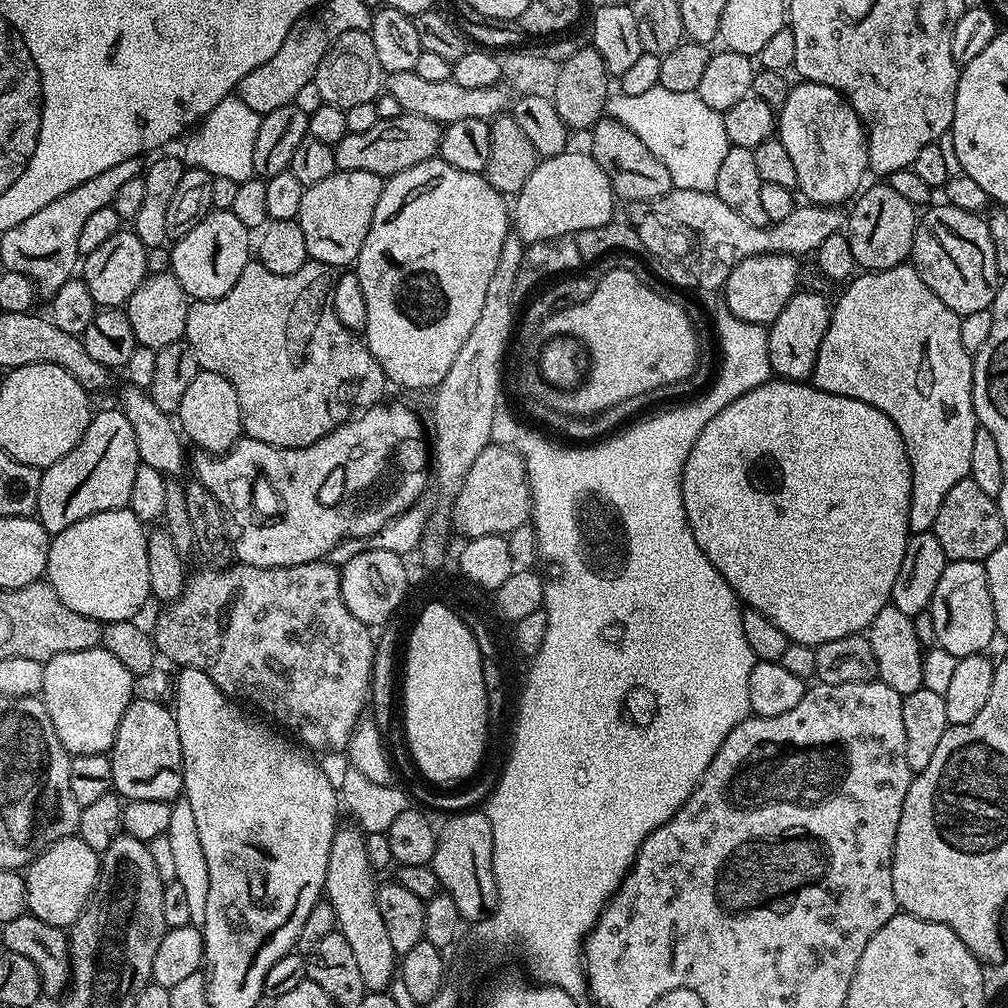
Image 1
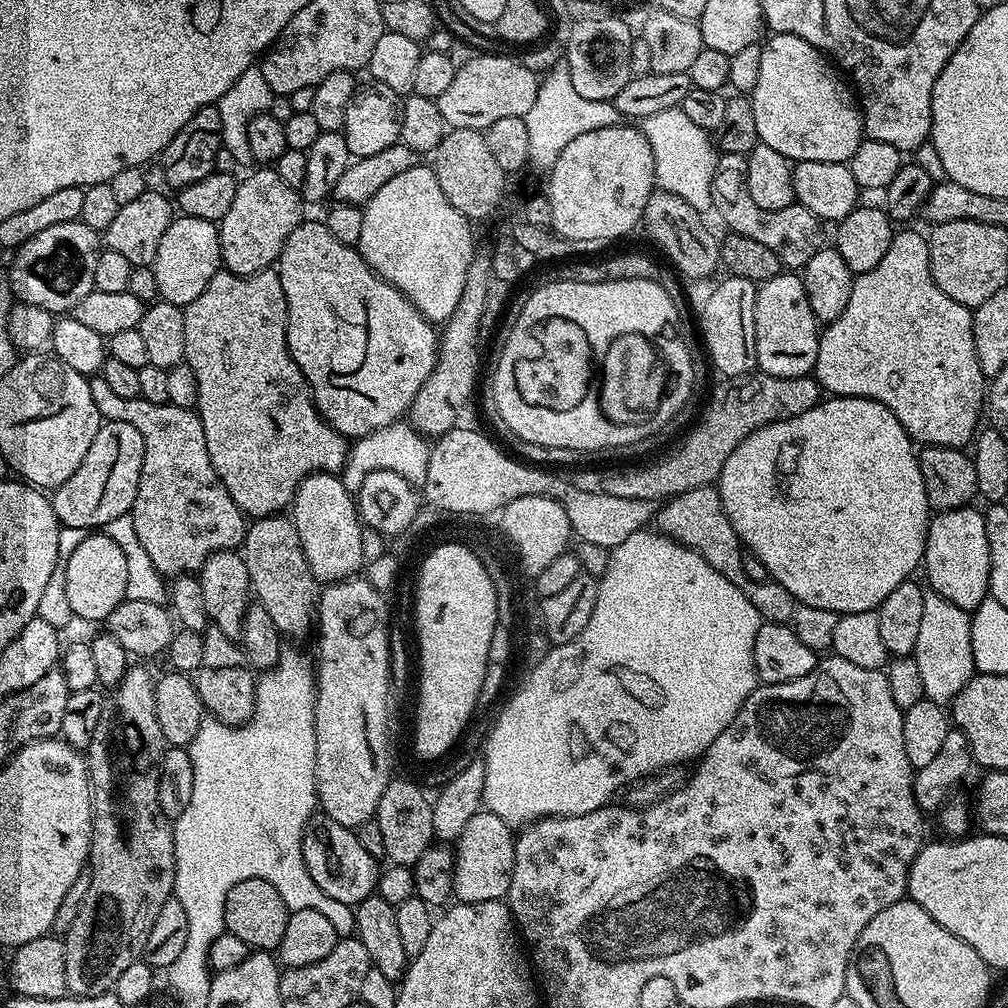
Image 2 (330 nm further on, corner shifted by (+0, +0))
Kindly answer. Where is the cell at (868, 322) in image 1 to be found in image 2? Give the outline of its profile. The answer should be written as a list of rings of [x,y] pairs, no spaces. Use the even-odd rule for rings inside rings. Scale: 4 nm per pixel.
[[[897,231],[890,242],[890,250],[886,250],[886,255],[882,257],[882,262],[878,262],[878,266],[874,270],[859,273],[853,279],[850,302],[846,302],[846,310],[842,310],[842,314],[838,314],[838,318],[834,318],[831,324],[821,331],[814,379],[825,393],[832,396],[867,396],[869,400],[876,400],[882,406],[886,406],[898,418],[900,425],[905,428],[917,445],[933,444],[934,446],[963,449],[973,443],[978,425],[981,423],[981,421],[979,422],[980,416],[982,420],[982,413],[986,408],[986,377],[978,366],[978,354],[974,350],[972,314],[973,309],[954,302],[954,298],[950,298],[946,294],[942,294],[942,290],[938,290],[930,270],[930,250],[925,233]]]

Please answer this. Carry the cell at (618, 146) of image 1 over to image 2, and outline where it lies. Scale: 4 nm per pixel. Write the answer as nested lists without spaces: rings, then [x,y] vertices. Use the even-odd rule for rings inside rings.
[[[656,190],[646,202],[642,228],[648,231],[649,238],[668,255],[667,263],[681,277],[689,276],[692,280],[704,280],[715,268],[721,267],[721,245],[717,238],[715,240],[712,237],[712,232],[704,225],[704,220],[705,217],[695,212],[686,202],[682,202],[678,194]]]

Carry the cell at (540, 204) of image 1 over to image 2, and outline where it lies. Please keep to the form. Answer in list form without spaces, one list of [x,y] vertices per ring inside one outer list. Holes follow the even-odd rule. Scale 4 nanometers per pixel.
[[[618,123],[602,130],[590,130],[590,134],[581,134],[579,138],[574,138],[574,142],[570,142],[570,146],[560,152],[556,165],[547,173],[546,195],[552,215],[551,229],[559,236],[577,242],[616,240],[643,221],[646,202],[652,197],[656,182],[654,154],[650,150],[650,142],[646,142],[639,127],[624,127],[623,123]]]

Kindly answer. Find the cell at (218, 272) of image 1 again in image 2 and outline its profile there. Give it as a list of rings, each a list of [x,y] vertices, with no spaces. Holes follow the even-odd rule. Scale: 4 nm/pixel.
[[[177,215],[170,226],[166,226],[166,234],[162,234],[162,242],[151,267],[158,282],[159,299],[181,306],[194,302],[194,298],[210,286],[210,278],[221,271],[219,227],[211,220]]]

